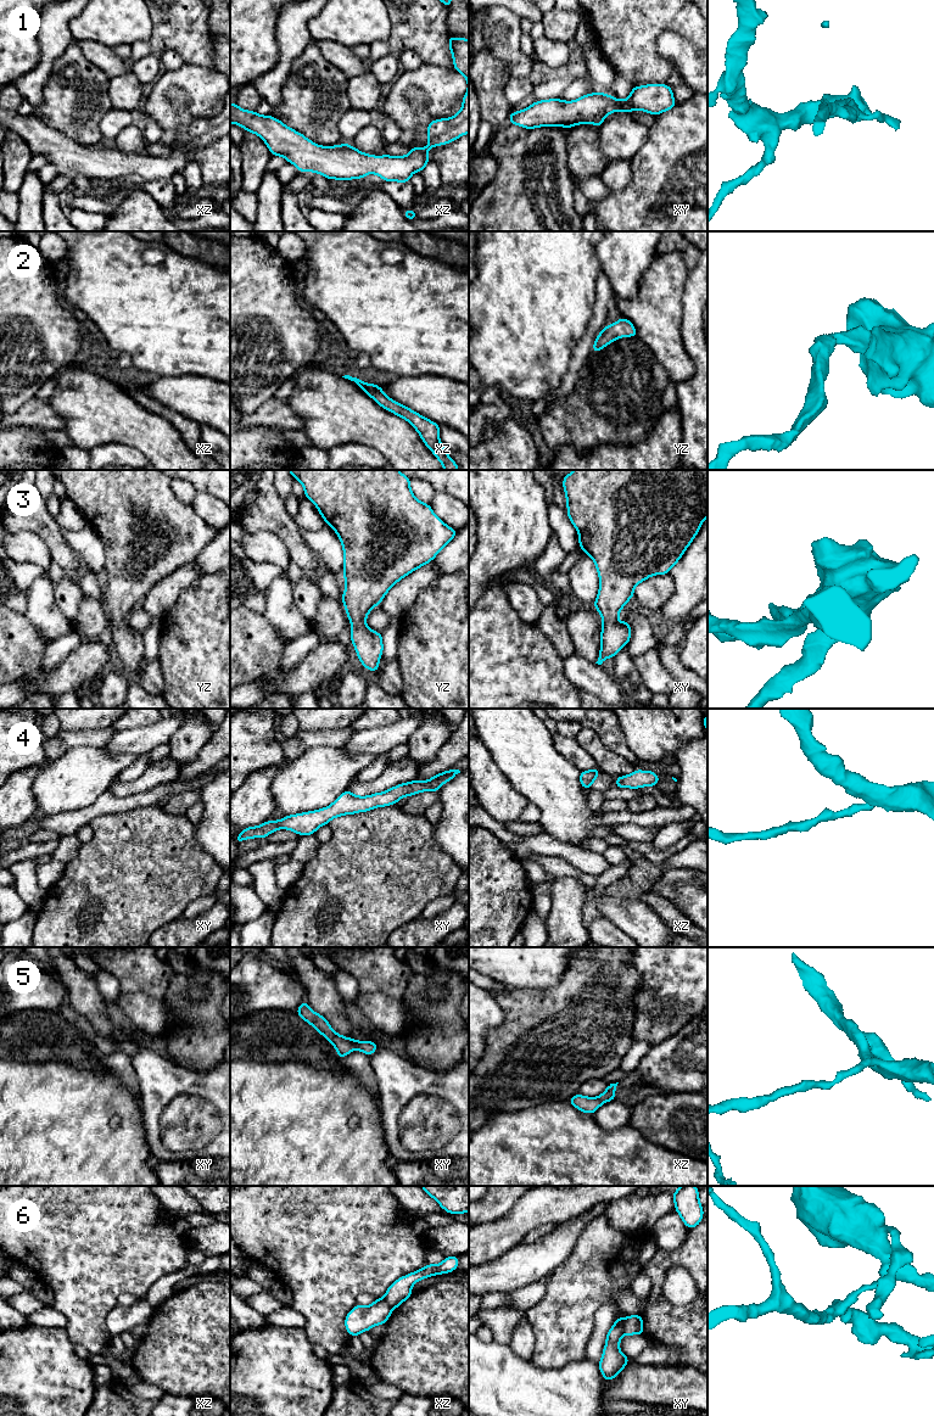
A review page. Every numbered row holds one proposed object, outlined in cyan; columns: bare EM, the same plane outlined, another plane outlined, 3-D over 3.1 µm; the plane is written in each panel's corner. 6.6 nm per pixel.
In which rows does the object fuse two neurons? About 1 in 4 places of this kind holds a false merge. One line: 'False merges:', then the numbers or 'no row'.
False merges: 6

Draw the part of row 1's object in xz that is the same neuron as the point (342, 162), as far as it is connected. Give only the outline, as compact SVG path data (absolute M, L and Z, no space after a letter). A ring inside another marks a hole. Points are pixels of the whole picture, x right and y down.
M448 37L449 50L452 52L454 69L460 72L468 80L468 91L463 97L460 111L451 117L435 119L427 124L427 147L412 147L407 156L373 156L363 153L349 144L336 146L319 146L307 139L301 133L289 128L279 119L272 116L261 116L255 111L240 108L236 103L230 102L230 123L239 124L246 131L257 134L268 146L273 156L283 156L289 163L295 164L300 173L314 172L323 177L337 180L362 179L374 173L385 181L410 181L410 177L415 172L421 172L430 162L427 151L438 145L446 145L469 133L469 40L465 38Z

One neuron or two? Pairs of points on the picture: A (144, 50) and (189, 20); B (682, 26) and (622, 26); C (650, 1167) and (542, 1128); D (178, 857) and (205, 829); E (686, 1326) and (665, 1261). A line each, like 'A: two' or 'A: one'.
A: one
B: one
C: one
D: two
E: one

